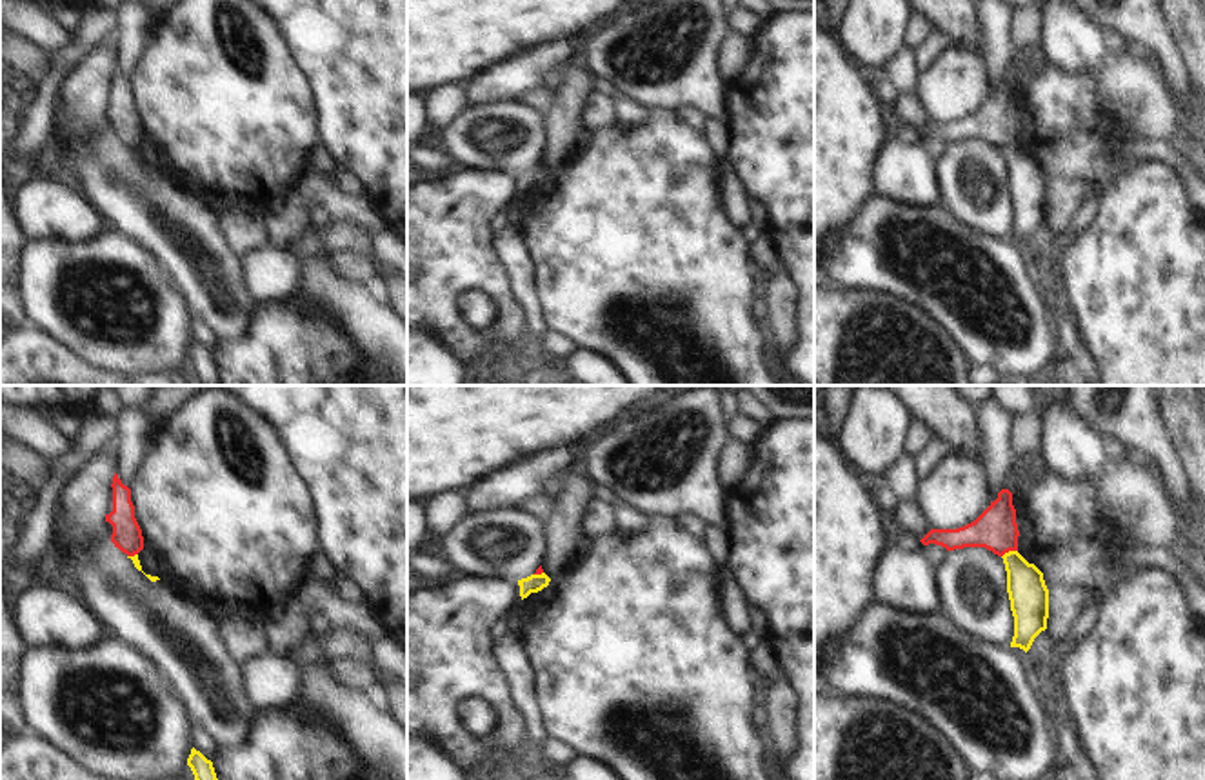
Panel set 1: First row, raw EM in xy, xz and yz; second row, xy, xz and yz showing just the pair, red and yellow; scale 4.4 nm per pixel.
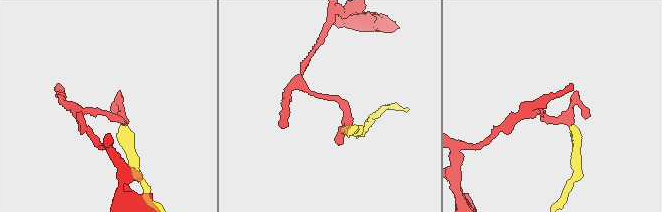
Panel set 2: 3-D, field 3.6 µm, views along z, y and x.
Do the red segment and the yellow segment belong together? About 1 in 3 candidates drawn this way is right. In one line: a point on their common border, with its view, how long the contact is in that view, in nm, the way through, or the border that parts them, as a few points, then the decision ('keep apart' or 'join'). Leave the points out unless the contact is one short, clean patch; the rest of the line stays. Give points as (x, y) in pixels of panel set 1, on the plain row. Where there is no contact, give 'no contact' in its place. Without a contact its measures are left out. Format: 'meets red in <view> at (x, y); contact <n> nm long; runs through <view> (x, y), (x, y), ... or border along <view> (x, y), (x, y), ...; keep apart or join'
meets red in yz at (1009, 142); contact 80 nm long; border along yz (1016, 142), (1009, 142), (1002, 150); keep apart

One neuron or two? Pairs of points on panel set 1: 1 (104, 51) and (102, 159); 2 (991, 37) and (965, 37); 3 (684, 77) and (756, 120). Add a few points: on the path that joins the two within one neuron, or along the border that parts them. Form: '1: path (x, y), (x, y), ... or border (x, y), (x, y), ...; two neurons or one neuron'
1: border (60, 124), (84, 142), (104, 135); two neurons
2: border (975, 19), (980, 51); two neurons
3: border (724, 84), (726, 119); two neurons

